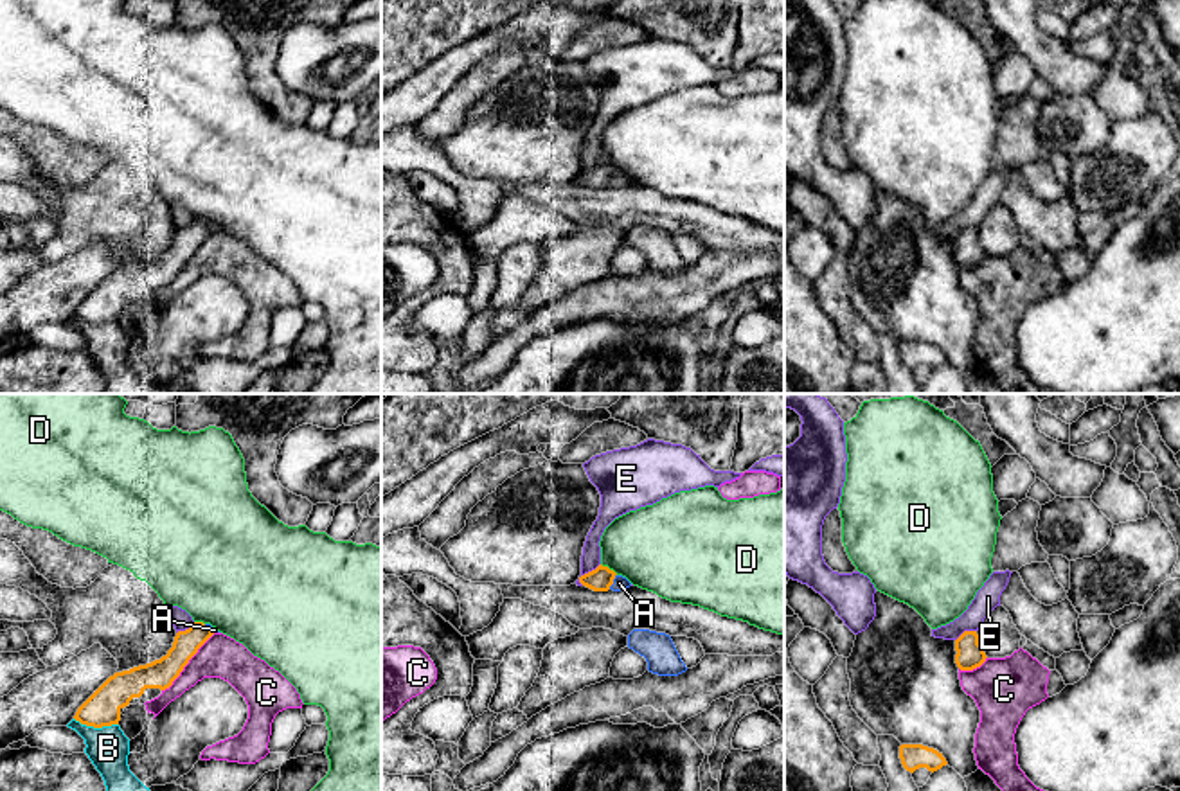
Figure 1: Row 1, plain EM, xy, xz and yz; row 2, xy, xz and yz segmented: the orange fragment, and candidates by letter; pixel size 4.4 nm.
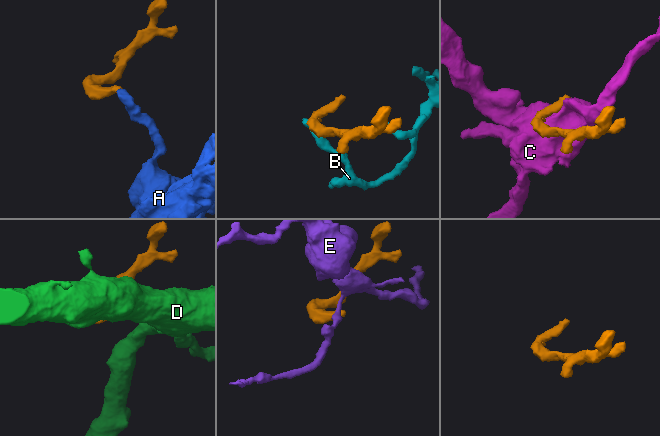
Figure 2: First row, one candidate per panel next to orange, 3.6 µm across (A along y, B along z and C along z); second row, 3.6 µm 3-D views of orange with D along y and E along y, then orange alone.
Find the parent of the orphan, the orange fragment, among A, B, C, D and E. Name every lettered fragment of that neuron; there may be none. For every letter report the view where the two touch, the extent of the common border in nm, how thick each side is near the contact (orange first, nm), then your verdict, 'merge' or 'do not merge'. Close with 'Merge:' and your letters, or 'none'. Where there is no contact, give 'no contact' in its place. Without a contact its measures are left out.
A: meets orange in xz; contact 80 nm long; 110 nm thick on the orange side, 60 nm on the other; merge
B: meets orange in xy; contact 200 nm long; 160 nm thick on the orange side, 190 nm on the other; do not merge
C: meets orange in xy; contact 360 nm long; 130 nm thick on the orange side, 190 nm on the other; do not merge
D: meets orange in xz; contact 90 nm long; 110 nm thick on the orange side, 380 nm on the other; do not merge
E: meets orange in xz; contact 130 nm long; 110 nm thick on the orange side, 90 nm on the other; do not merge
Merge: A

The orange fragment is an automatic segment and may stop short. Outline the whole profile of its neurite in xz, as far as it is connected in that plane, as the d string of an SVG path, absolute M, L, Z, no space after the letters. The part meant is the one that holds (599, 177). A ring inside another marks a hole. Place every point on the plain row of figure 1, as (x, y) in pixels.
M603 162L581 173L579 180L594 189L621 189L631 183L631 180L626 174L617 173L613 167Z

